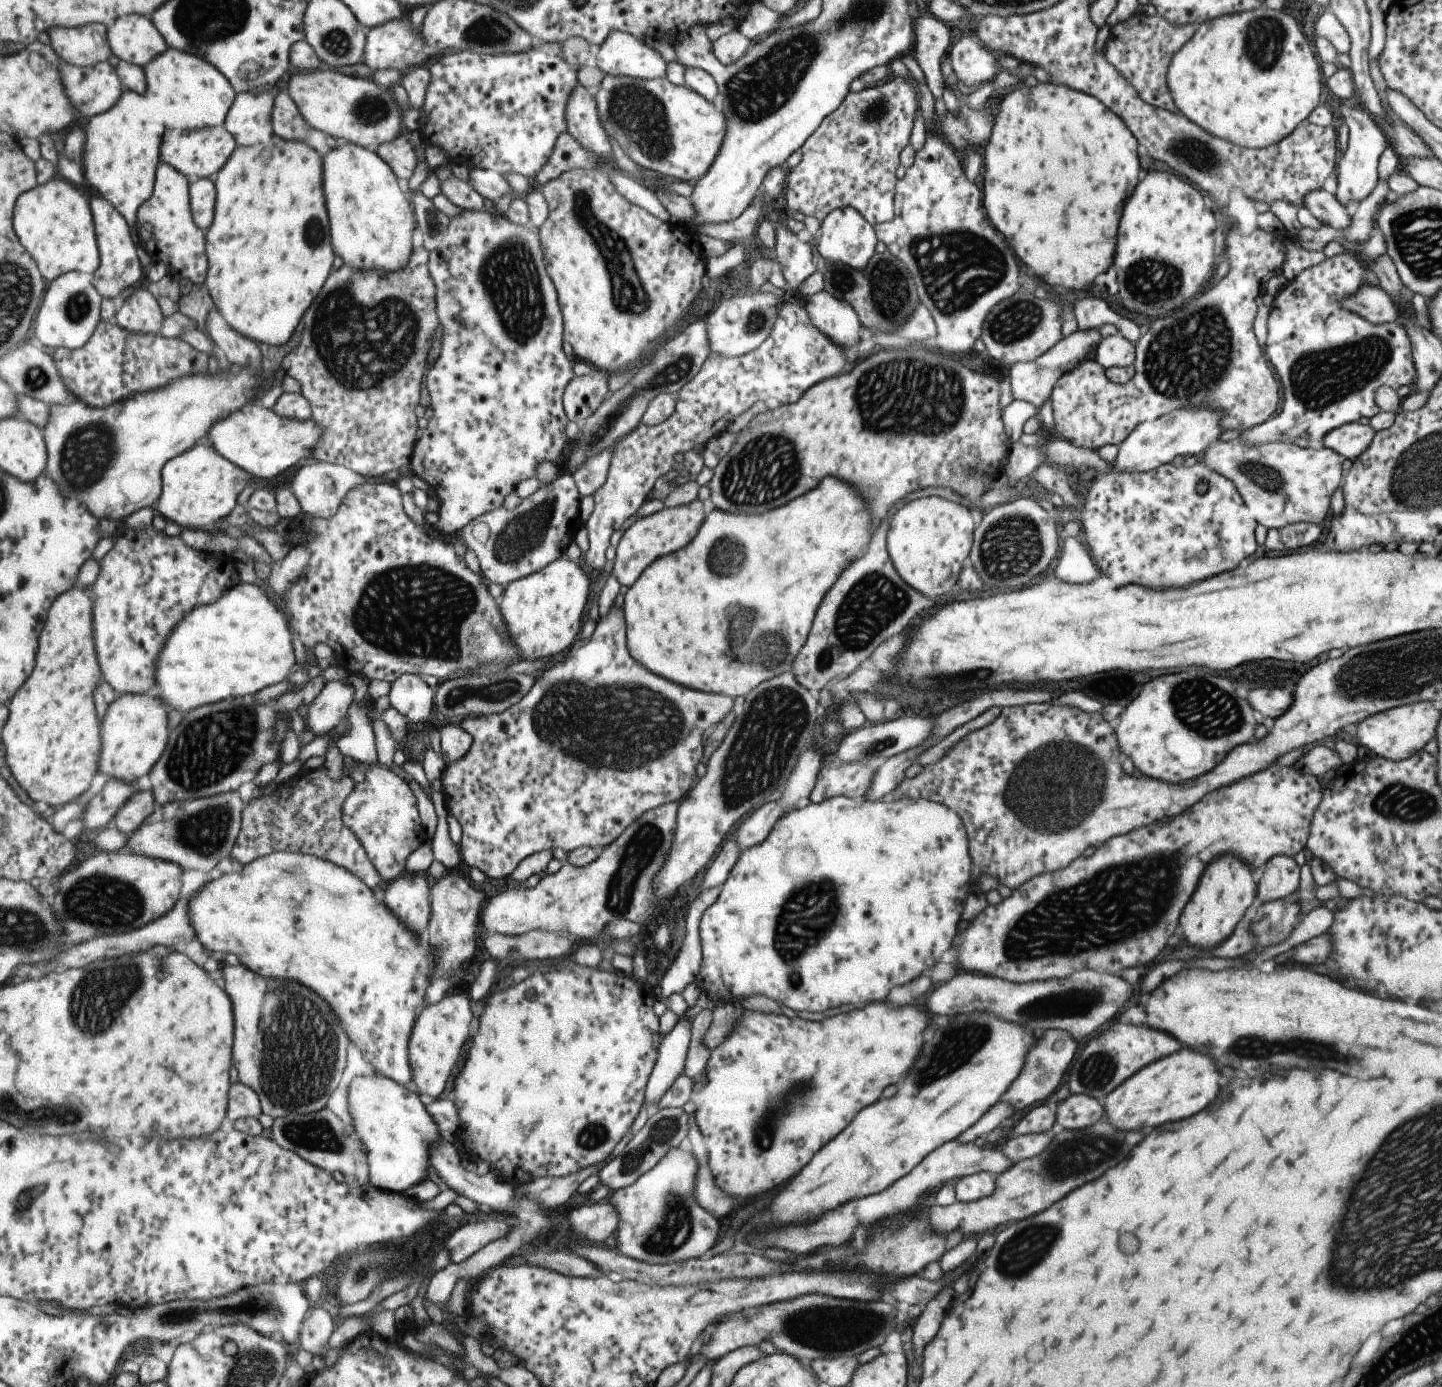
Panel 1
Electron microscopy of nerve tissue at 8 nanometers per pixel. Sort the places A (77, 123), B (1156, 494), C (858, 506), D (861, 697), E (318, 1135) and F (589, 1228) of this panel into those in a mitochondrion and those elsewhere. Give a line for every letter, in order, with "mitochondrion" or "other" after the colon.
A: other
B: other
C: other
D: other
E: mitochondrion
F: other

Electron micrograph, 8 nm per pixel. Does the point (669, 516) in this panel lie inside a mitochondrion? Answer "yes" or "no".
no

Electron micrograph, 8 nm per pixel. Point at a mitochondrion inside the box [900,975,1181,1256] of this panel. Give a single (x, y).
(1075, 1156)

